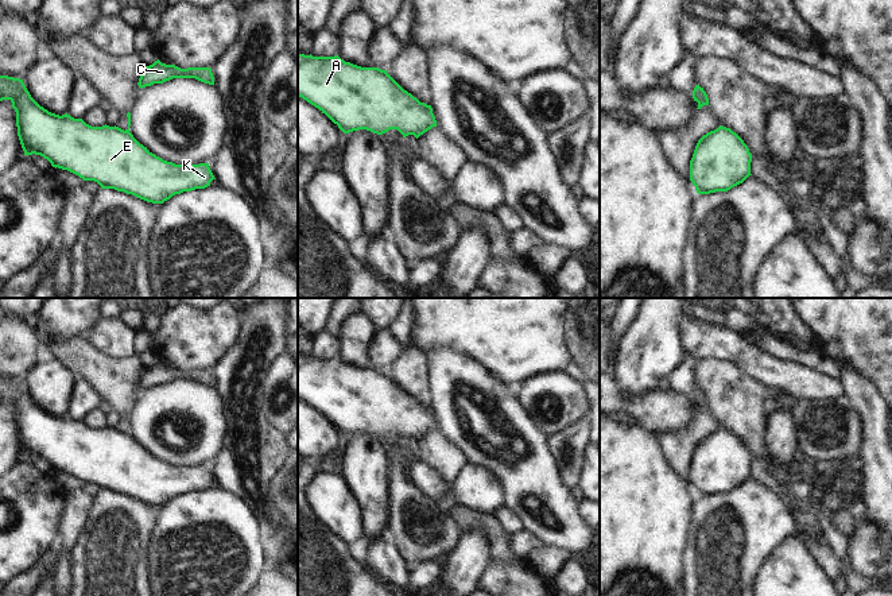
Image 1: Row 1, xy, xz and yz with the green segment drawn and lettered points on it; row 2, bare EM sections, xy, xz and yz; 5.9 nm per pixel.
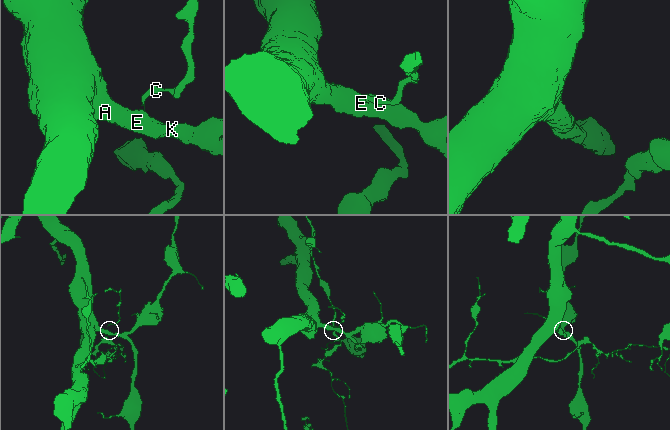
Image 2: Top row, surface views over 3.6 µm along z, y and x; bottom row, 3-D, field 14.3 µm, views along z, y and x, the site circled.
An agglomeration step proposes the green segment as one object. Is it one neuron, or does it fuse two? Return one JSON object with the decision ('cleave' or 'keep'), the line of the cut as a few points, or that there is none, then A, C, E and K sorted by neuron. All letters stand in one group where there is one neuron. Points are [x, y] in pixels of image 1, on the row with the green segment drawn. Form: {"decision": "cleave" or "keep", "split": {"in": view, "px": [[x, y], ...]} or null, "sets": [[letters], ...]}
{"decision": "cleave", "split": {"in": "xy", "px": [[125, 130], [128, 132]]}, "sets": [["A", "E", "K"], ["C"]]}

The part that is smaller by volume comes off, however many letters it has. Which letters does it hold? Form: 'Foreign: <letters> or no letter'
Foreign: C

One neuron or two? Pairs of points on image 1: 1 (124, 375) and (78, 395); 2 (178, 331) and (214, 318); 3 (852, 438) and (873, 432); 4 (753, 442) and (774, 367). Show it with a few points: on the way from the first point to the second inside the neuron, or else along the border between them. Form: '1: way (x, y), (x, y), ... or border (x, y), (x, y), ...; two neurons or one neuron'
1: border (76, 376), (85, 380), (104, 405); two neurons
2: way (187, 331), (202, 331), (205, 328); one neuron
3: border (853, 405), (861, 421), (860, 456); two neurons
4: border (741, 370), (767, 389); two neurons

